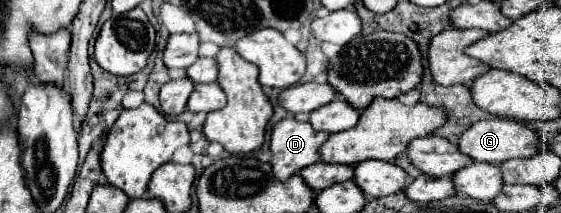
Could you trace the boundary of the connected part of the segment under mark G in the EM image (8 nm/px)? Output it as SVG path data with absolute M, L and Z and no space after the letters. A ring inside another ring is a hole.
M489 118L489 120L479 120L471 124L459 138L459 148L465 156L477 162L491 162L491 164L501 164L511 158L529 158L533 154L539 154L541 142L539 136L525 124L517 120L507 120L507 118Z

